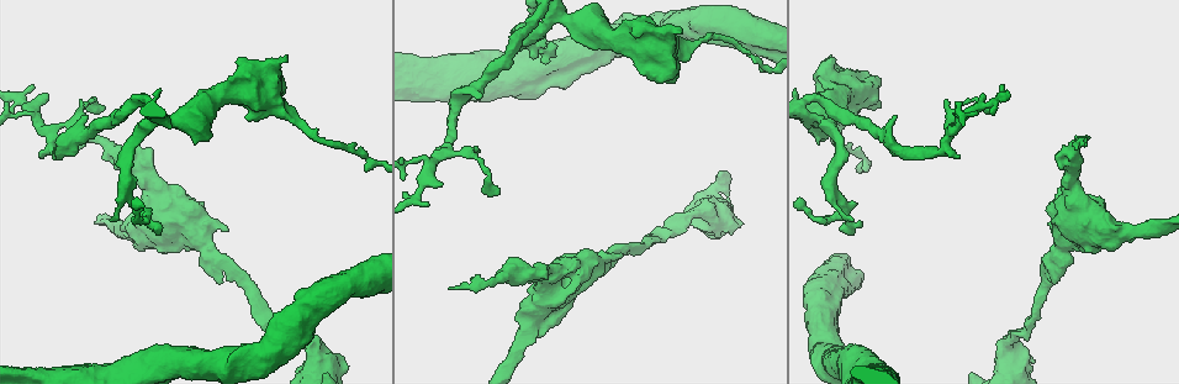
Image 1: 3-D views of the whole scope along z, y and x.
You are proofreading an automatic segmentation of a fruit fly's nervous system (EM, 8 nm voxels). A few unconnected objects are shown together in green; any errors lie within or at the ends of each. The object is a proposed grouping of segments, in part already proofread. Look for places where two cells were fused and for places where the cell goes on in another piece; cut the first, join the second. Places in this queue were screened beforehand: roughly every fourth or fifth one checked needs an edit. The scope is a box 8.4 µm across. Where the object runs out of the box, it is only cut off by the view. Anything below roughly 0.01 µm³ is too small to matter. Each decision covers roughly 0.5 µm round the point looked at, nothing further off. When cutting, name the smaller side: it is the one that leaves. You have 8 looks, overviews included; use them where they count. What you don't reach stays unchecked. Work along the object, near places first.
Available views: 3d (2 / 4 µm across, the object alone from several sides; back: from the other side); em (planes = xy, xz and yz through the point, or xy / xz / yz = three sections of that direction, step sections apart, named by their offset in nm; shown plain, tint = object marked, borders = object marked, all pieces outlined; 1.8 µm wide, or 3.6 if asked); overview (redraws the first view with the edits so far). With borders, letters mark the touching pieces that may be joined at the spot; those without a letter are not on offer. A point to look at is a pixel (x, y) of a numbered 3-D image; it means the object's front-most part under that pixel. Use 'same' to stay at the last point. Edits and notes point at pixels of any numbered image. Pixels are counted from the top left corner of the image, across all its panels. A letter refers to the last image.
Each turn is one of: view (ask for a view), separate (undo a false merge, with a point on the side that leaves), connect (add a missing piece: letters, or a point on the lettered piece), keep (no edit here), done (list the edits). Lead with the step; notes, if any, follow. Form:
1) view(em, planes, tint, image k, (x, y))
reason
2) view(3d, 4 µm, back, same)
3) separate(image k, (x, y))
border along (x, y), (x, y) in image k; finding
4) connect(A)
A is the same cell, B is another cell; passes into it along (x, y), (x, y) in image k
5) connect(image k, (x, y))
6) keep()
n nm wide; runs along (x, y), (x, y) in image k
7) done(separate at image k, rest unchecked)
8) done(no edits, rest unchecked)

view(3d, 4 µm, image 1, (449, 287))
long arm stops here

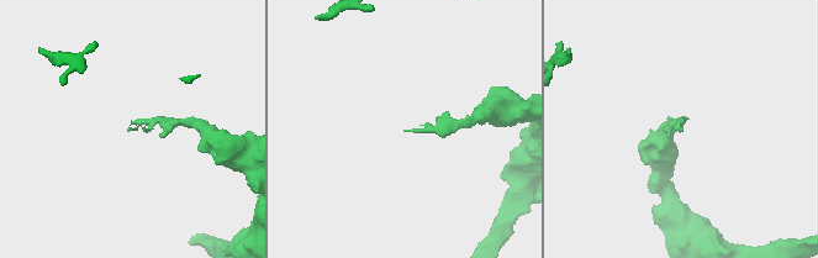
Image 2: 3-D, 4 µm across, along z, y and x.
view(em, planes, borders, image 2, (128, 129))

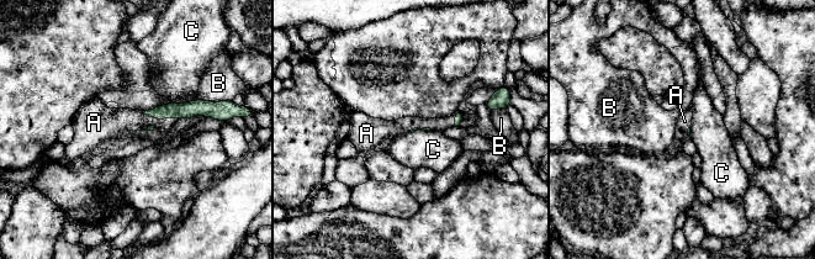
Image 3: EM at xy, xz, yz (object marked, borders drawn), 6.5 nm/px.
connect(A)
B touches over 280 nm; A is the same cell, B and C are other cells; passes into it along (191, 109), (160, 120), (122, 122) in image 3; the cell continues

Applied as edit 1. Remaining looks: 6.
view(em, planes, borders, image 1, (953, 135))
four-way junction

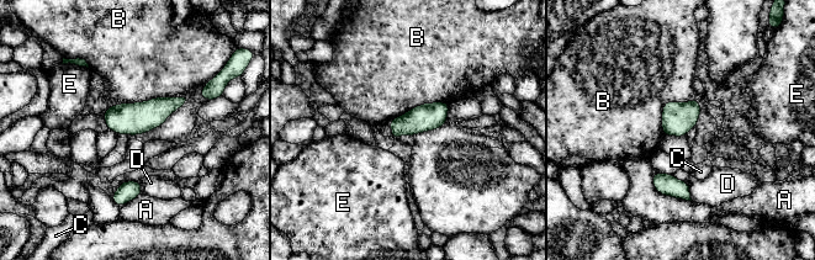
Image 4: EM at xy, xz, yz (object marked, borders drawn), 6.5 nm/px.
keep()
180 nm wide; A, B, C, D and E are other cells; border along (694, 97), (665, 104), (663, 136) in image 4; all the same cell

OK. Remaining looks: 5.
view(overview)

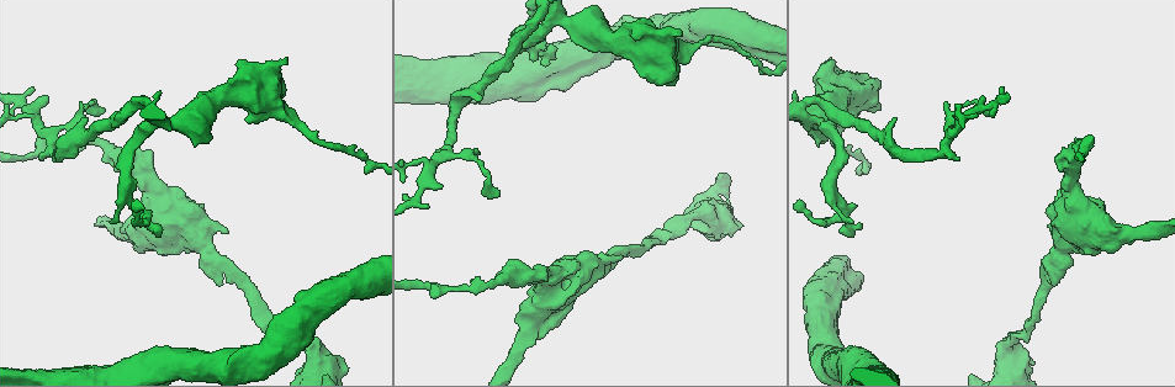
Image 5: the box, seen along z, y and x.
view(em, xz, step 4, plain, image 5, (176, 186))
stops while still wide

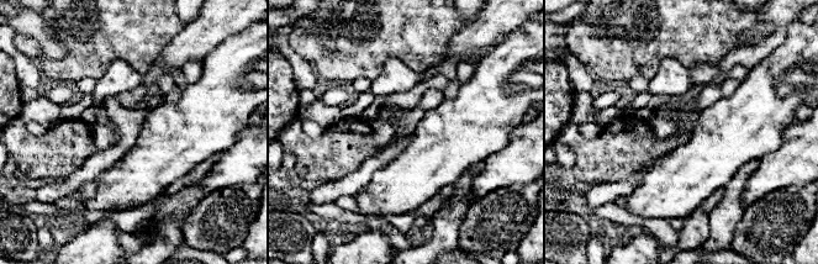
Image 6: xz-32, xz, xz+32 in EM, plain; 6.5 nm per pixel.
view(em, xz, step 4, borders, same)
what lies round it

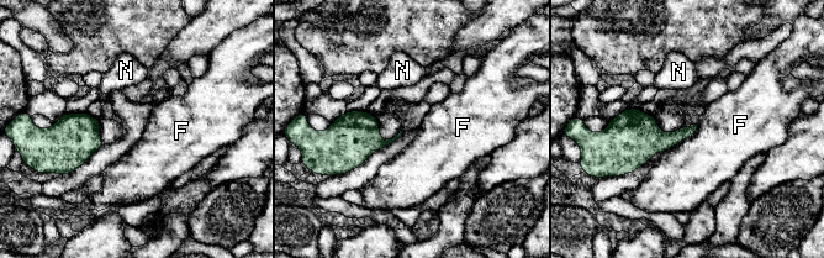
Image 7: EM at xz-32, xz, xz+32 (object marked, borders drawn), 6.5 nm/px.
keep()
F touches over 200 nm; F and N are other cells; border along (698, 124), (695, 132), (677, 145) in image 7; no lettered piece goes on from it

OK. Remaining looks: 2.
done(connect at image 3, rest unchecked)

